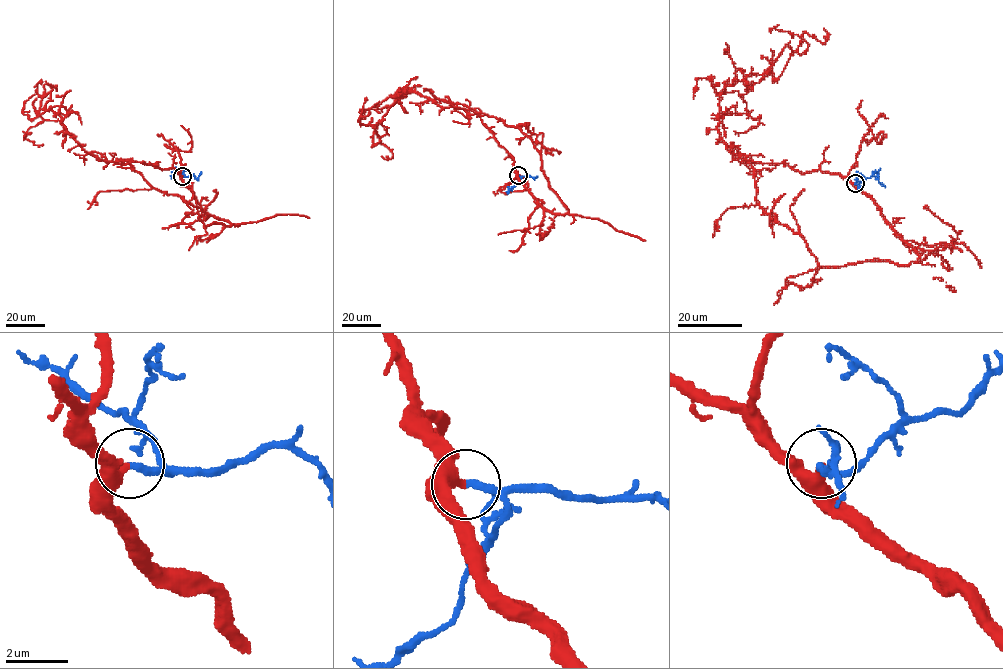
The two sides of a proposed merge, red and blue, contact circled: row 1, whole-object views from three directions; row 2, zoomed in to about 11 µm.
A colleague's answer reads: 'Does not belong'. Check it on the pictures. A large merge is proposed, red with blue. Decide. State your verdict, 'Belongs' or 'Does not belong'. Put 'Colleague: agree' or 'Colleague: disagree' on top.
Colleague: disagree
Belongs

